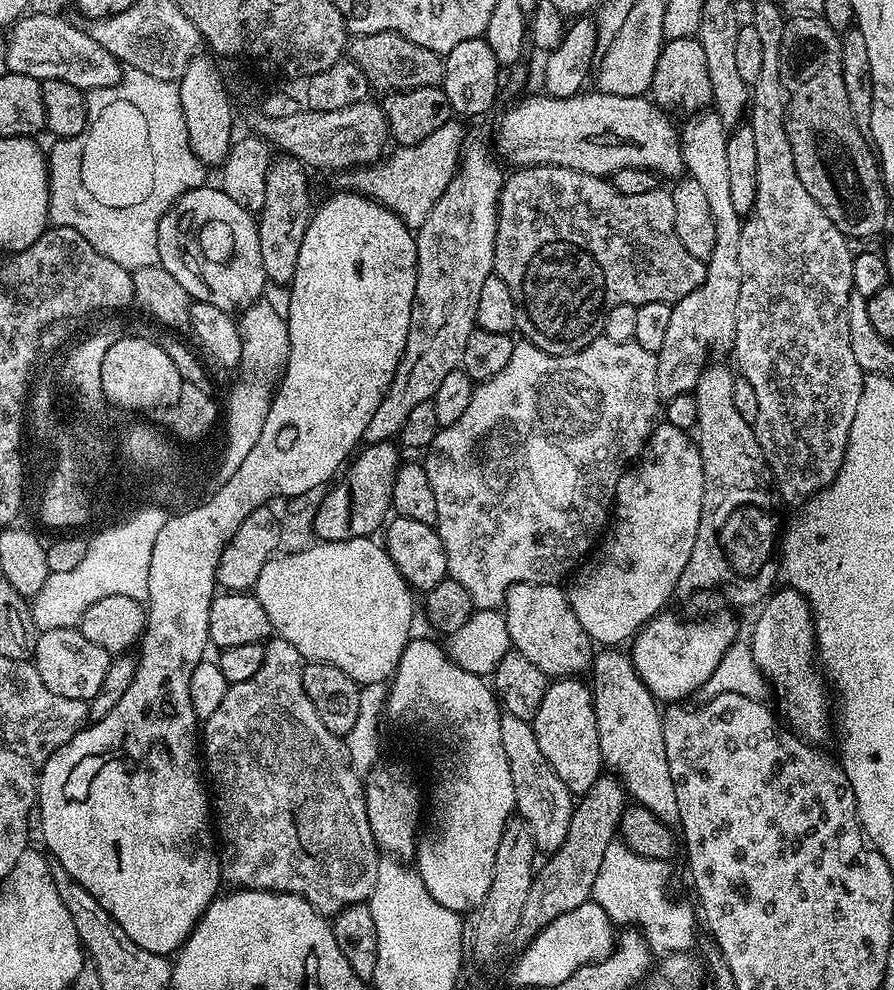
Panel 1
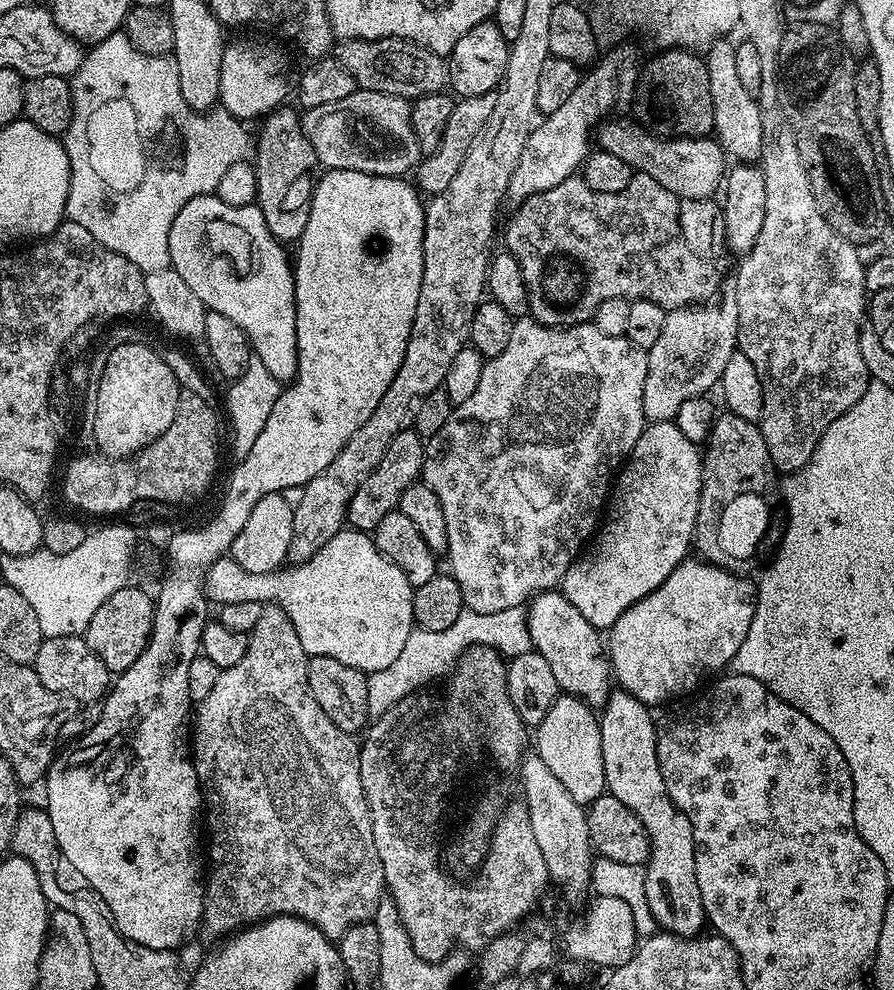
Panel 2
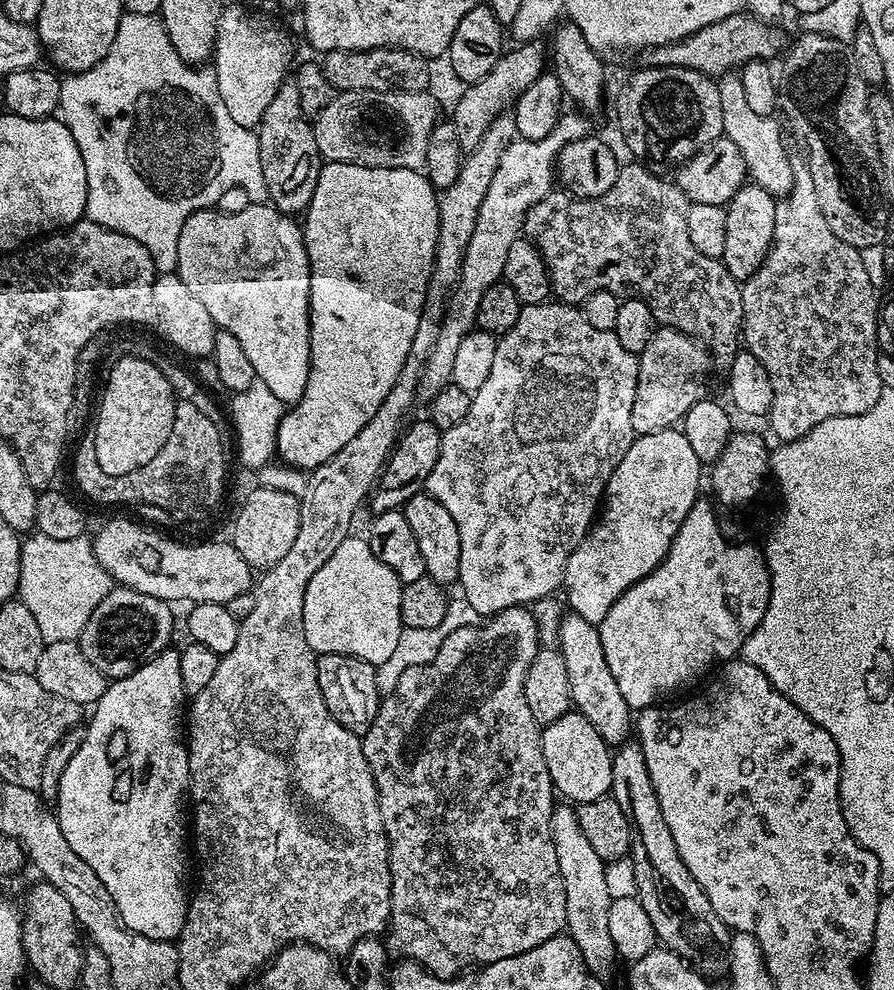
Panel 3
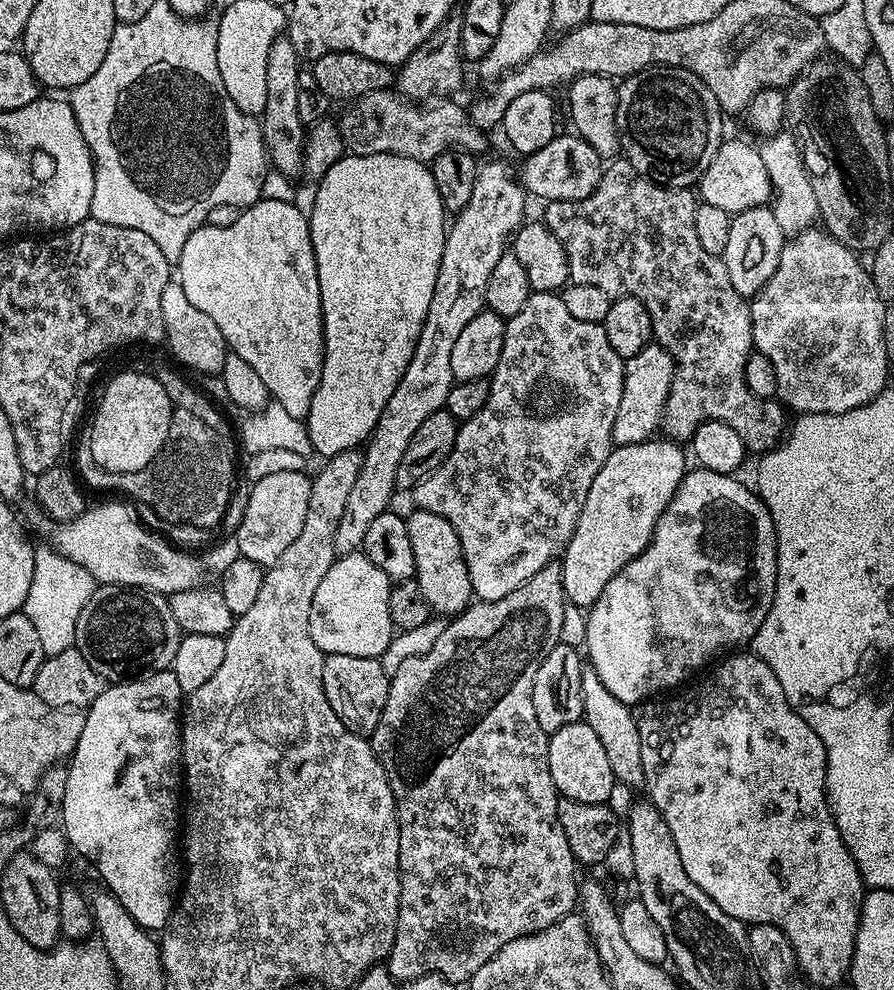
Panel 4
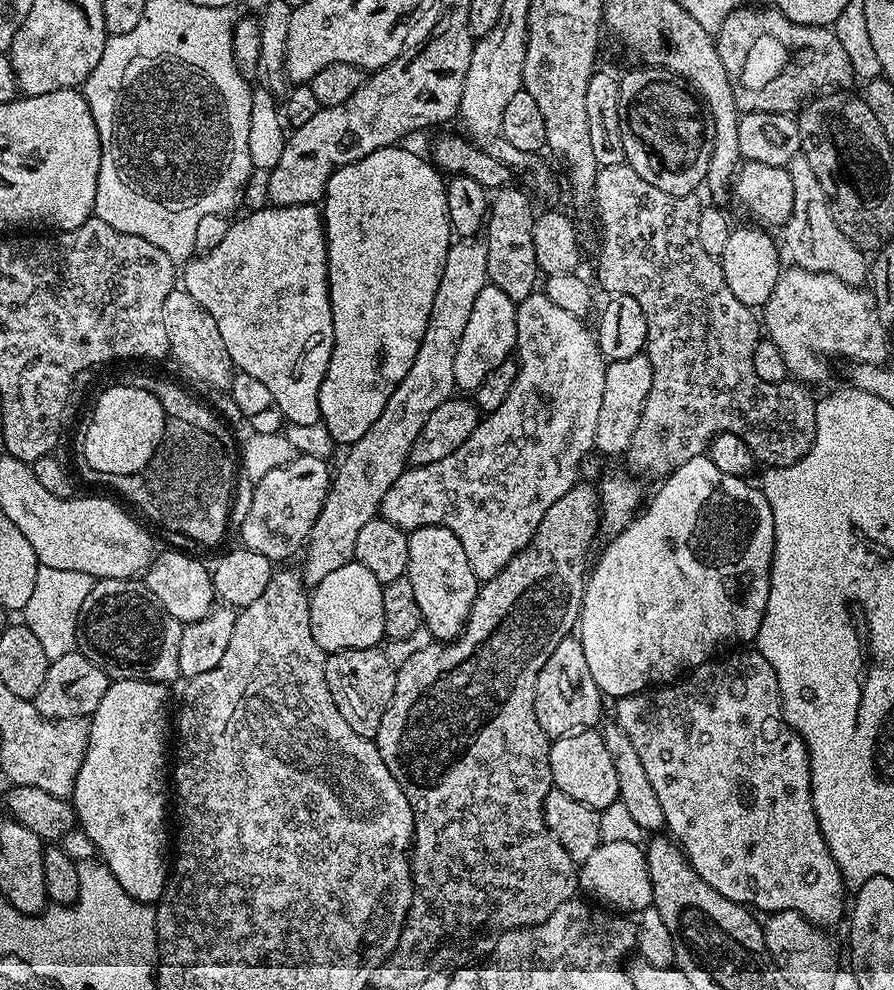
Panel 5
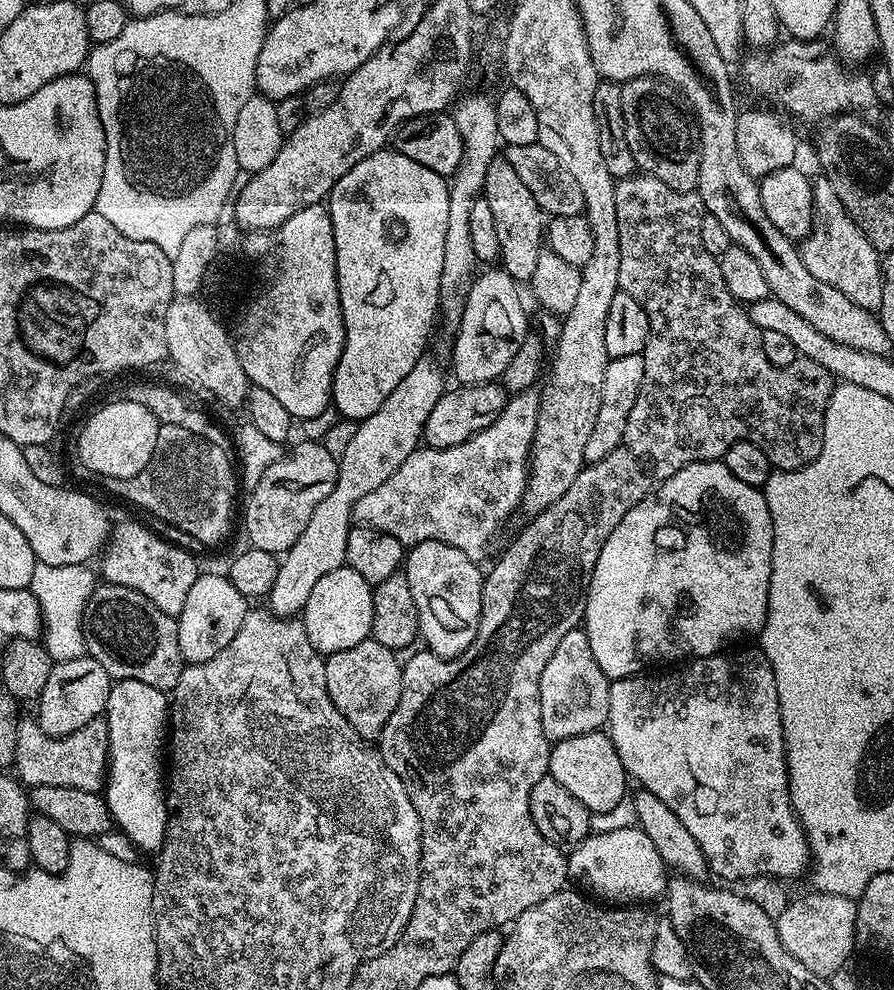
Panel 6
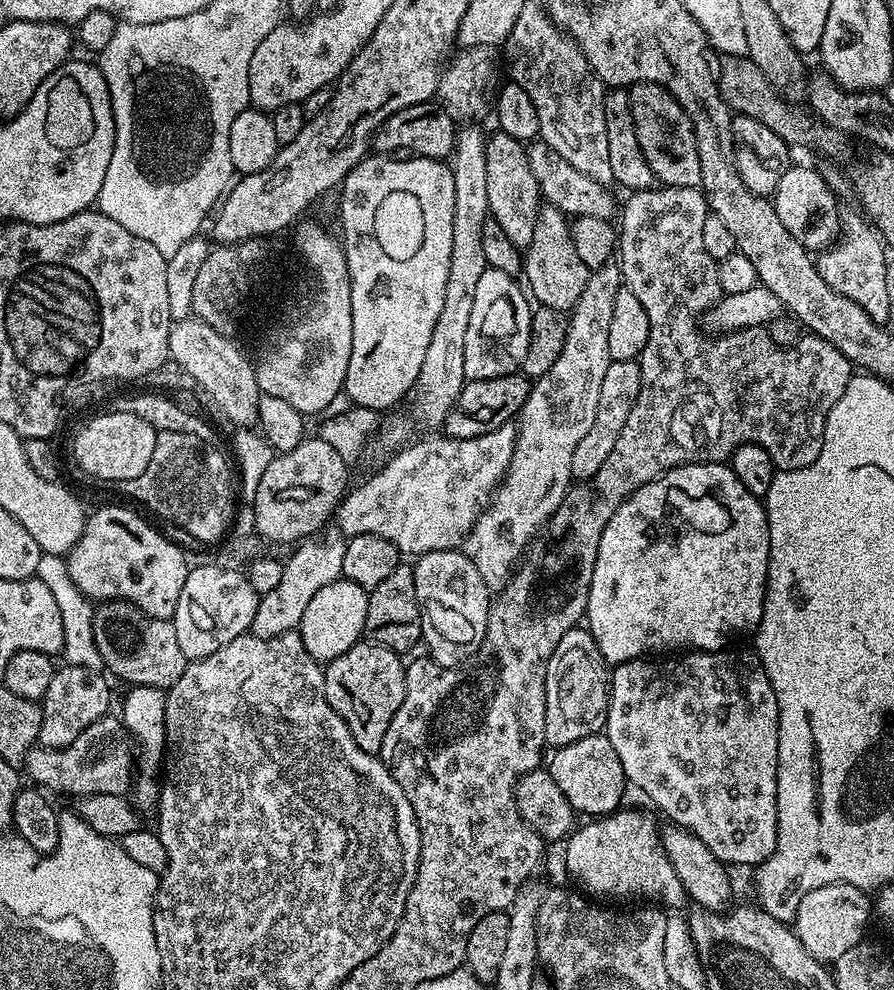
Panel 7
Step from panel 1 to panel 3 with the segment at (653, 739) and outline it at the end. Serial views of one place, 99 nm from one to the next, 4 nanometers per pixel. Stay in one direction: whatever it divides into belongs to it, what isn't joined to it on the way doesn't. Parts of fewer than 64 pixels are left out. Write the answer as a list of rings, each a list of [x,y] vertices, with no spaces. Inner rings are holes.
[[[625,742],[612,754],[612,799],[622,806],[626,818],[632,824],[632,850],[630,859],[634,866],[636,896],[641,906],[650,914],[650,922],[656,931],[656,939],[663,947],[687,960],[705,974],[712,974],[720,955],[730,948],[730,930],[714,914],[710,898],[694,882],[686,862],[674,846],[674,834],[662,818],[662,806],[658,806],[658,794],[654,794],[654,782],[646,770],[646,758],[639,743]]]

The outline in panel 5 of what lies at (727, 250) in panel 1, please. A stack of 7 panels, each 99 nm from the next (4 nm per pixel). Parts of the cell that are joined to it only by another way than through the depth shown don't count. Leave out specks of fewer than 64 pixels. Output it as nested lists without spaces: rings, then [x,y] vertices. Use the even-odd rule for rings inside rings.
[[[647,355],[634,358],[622,358],[611,361],[606,367],[606,390],[602,390],[602,410],[598,410],[598,426],[594,429],[595,451],[604,456],[623,457],[630,446],[630,438],[634,438],[634,430],[638,430],[638,422],[642,418],[642,406],[646,406],[646,394],[650,394],[652,367]]]

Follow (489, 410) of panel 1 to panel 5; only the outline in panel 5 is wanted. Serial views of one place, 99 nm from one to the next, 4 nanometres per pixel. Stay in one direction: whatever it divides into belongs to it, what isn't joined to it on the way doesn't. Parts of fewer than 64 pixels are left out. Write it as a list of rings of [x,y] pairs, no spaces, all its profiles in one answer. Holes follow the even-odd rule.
[[[537,290],[527,296],[525,300],[519,301],[516,306],[516,347],[514,349],[514,359],[517,363],[514,386],[510,386],[510,394],[506,394],[506,402],[498,406],[498,410],[487,413],[481,419],[479,426],[454,450],[454,454],[446,454],[442,462],[430,462],[430,466],[409,466],[386,490],[386,498],[382,498],[379,515],[385,520],[394,522],[403,532],[410,533],[422,526],[442,526],[462,542],[462,550],[466,550],[466,558],[470,558],[470,570],[474,570],[477,580],[483,582],[494,578],[517,556],[521,550],[534,538],[542,518],[546,518],[546,510],[562,498],[581,479],[580,463],[584,460],[584,455],[595,449],[594,429],[598,426],[598,410],[602,410],[602,390],[606,390],[606,361],[600,353],[600,347],[596,344],[596,338],[591,327],[584,325],[585,321],[581,317],[569,314],[567,310],[562,310],[555,302],[550,302],[550,298],[543,290]]]

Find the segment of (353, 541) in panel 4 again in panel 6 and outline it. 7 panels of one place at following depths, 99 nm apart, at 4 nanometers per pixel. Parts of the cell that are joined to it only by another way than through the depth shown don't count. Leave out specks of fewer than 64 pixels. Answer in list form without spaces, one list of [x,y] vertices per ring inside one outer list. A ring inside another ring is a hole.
[[[426,354],[416,363],[414,370],[394,386],[394,394],[370,414],[370,418],[356,424],[354,438],[350,438],[350,446],[338,457],[340,469],[338,482],[334,482],[334,490],[318,502],[318,510],[310,517],[310,523],[302,534],[298,534],[298,542],[283,553],[279,561],[280,569],[274,586],[266,597],[267,607],[272,615],[285,618],[296,618],[301,615],[310,602],[310,593],[314,585],[326,578],[334,570],[345,567],[346,538],[354,526],[352,511],[358,502],[370,490],[378,490],[410,454],[421,447],[426,418],[430,418],[430,410],[434,410],[434,402],[446,391],[444,372],[431,355]]]

